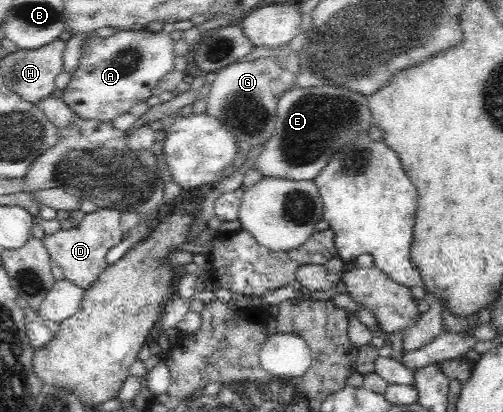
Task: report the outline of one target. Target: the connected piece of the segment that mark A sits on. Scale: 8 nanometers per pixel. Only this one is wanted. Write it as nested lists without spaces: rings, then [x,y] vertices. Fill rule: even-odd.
[[[146,28],[138,31],[120,30],[106,38],[90,36],[83,43],[79,66],[71,73],[67,88],[62,92],[62,99],[71,107],[75,116],[85,121],[112,122],[120,114],[128,112],[133,105],[146,101],[151,96],[151,90],[158,86],[159,80],[174,69],[176,54],[173,42],[173,38],[163,29],[156,32]]]

